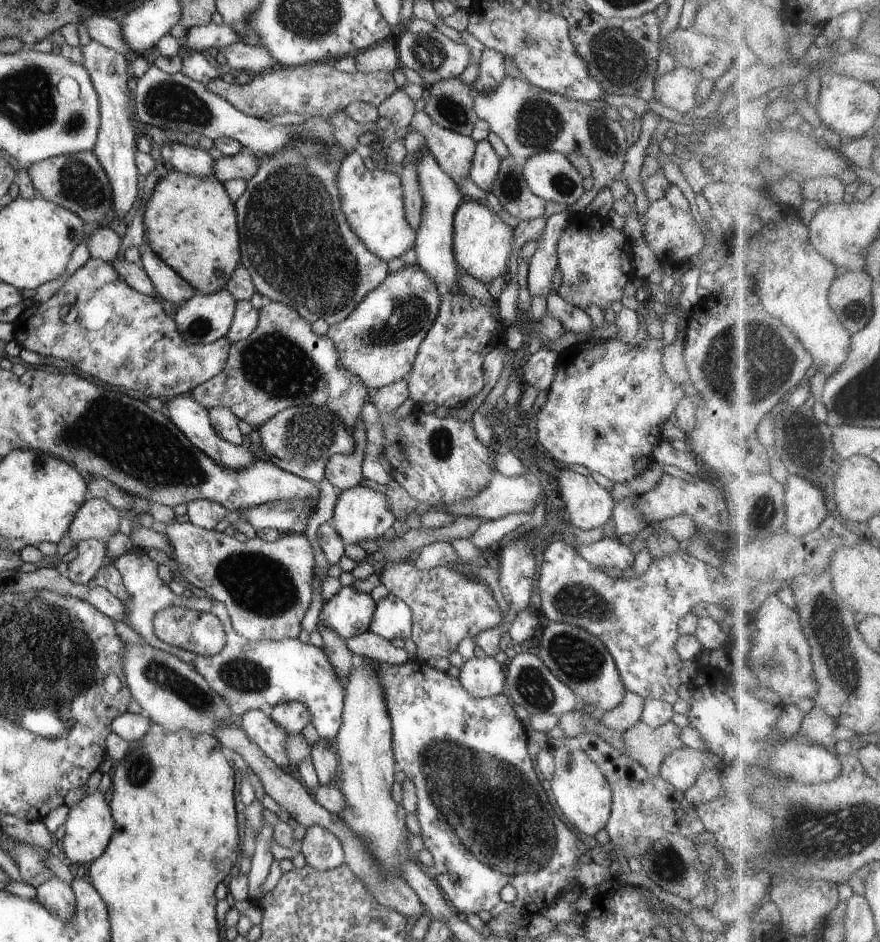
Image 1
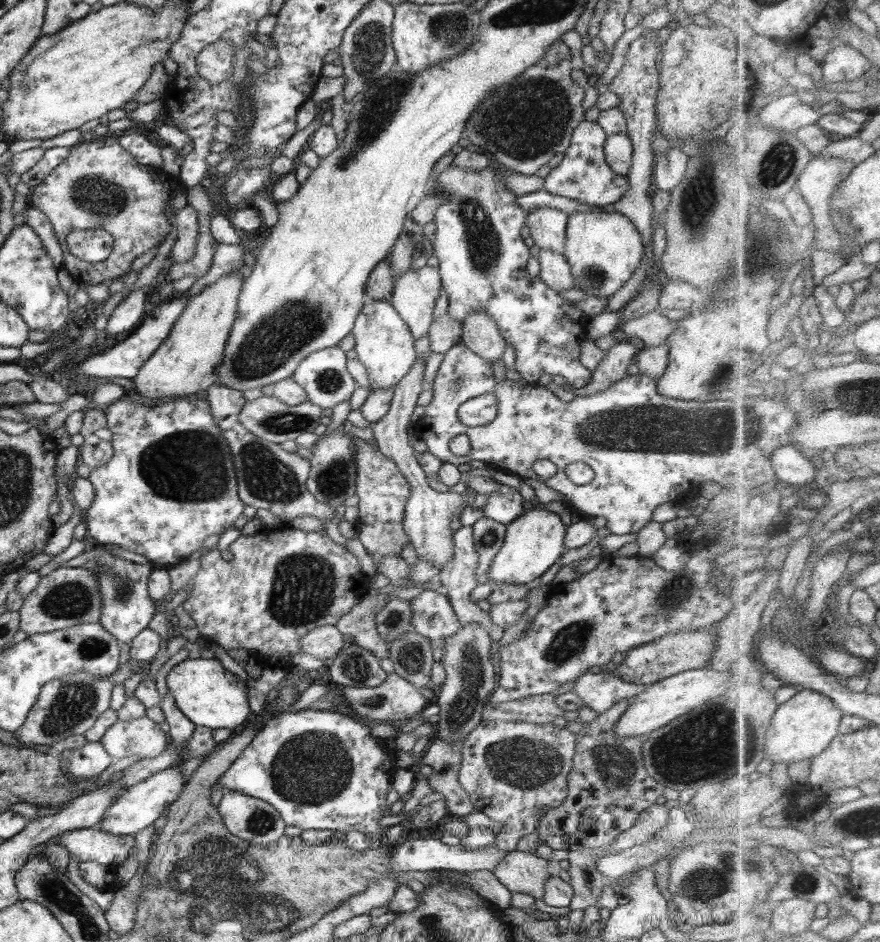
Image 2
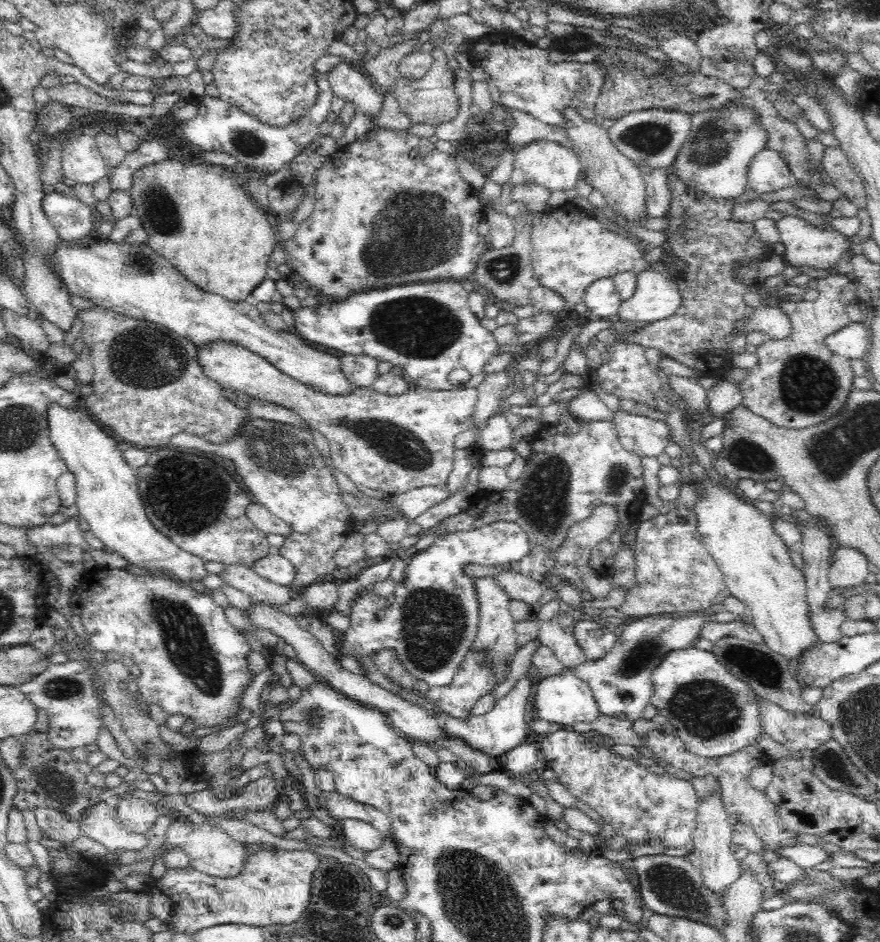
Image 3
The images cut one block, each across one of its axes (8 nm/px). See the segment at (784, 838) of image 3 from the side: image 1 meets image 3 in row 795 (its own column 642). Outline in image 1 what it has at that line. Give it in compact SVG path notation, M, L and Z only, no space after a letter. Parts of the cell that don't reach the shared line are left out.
M641 720L622 734L628 756L652 776L660 775L662 761L670 752L684 748L680 740L681 728L673 721L658 728L650 728Z

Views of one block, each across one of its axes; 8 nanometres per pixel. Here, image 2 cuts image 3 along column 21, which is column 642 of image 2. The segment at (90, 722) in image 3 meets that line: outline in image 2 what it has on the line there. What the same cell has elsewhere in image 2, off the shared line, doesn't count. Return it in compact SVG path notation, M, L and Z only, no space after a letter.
M588 671L570 684L570 690L582 697L584 704L597 713L607 711L620 700L634 700L646 687L646 684L624 682L612 671L598 674Z

